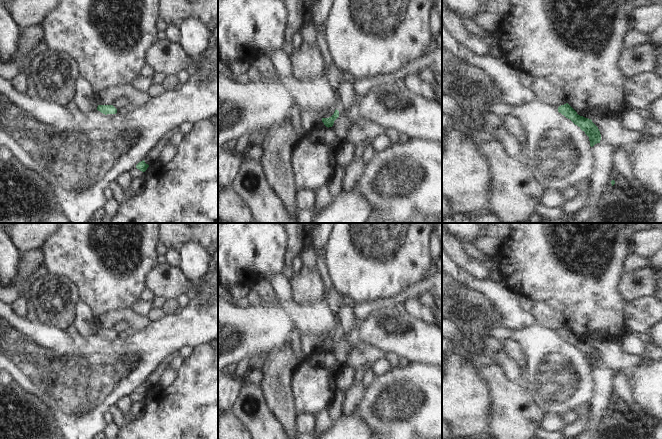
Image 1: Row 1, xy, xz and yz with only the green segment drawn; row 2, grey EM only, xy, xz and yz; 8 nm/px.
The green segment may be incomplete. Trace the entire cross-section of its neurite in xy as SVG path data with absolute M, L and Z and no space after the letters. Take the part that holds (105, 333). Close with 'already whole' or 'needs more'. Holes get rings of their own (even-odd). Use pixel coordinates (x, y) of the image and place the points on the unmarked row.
M98 329L97 334L105 339L117 337L117 333L113 329Z; already whole

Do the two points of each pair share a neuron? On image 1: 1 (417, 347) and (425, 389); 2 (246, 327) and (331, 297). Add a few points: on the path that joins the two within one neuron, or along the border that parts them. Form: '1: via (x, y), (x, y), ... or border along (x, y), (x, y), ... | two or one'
1: border along (410, 362), (431, 365) | two
2: border along (324, 296), (335, 317), (335, 321) | two

